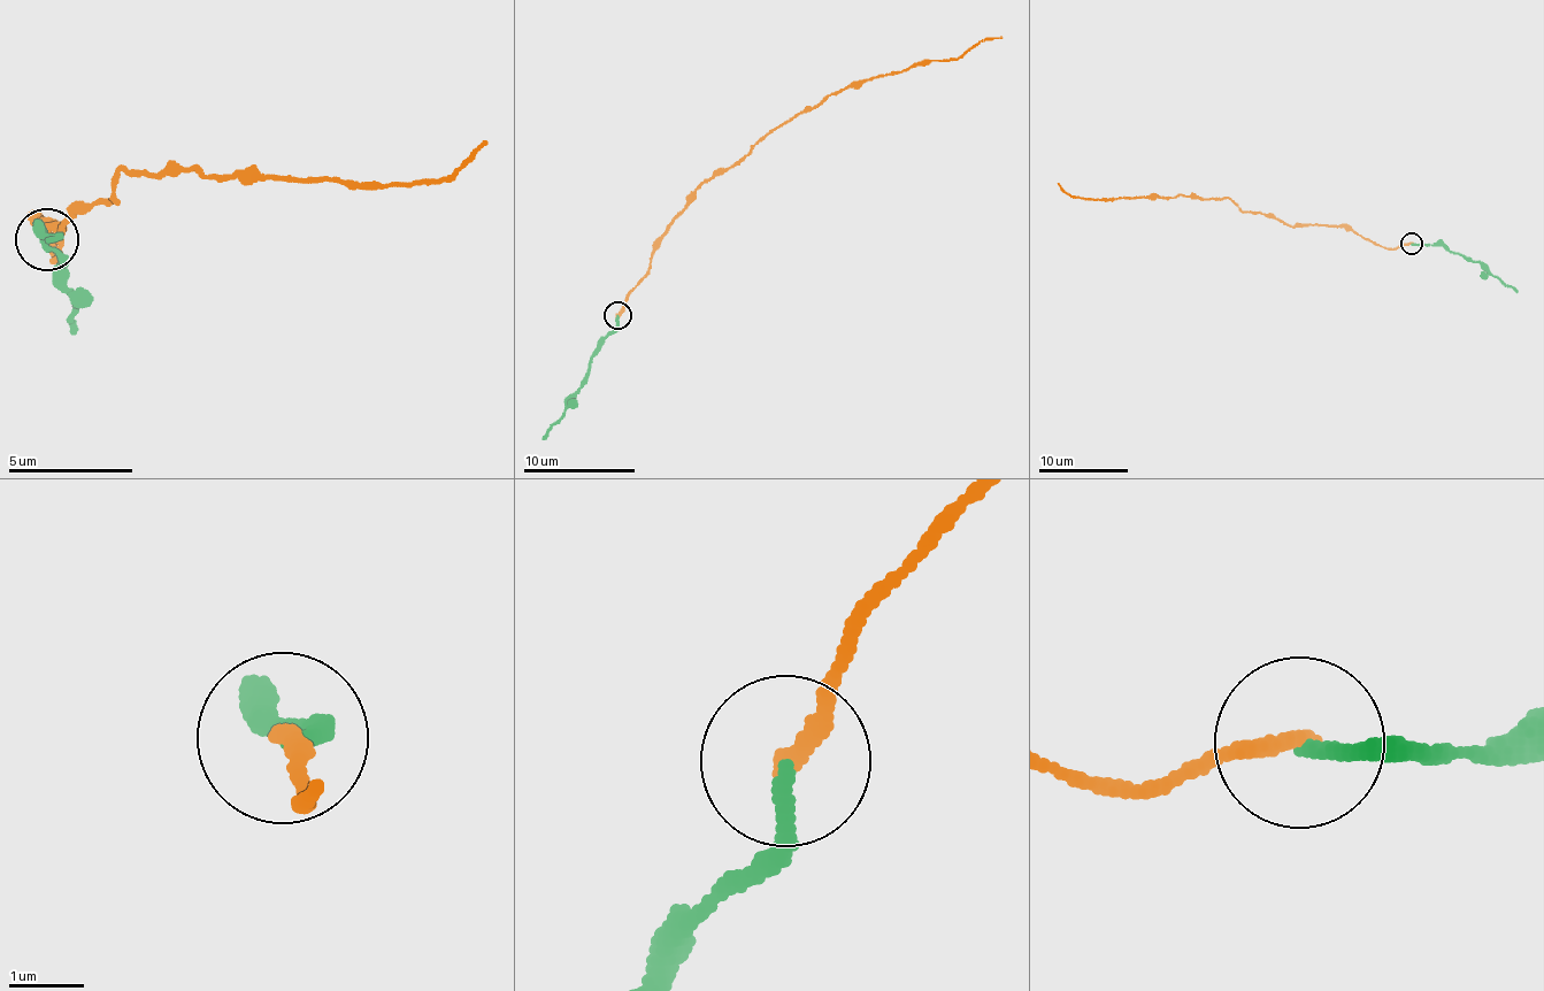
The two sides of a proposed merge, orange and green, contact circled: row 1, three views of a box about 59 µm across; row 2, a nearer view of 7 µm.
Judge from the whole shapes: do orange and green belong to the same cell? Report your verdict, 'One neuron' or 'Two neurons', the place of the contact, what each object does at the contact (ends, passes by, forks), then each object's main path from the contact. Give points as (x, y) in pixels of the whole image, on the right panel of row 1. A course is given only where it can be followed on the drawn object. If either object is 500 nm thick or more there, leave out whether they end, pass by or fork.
One neuron. Place: (1411, 244). At the ring orange ends. At the ring green ends. Course of orange: (1411, 244), (1387, 248), (1338, 225), (1288, 224), (1244, 212), (1230, 199), (1157, 196), (1084, 200), (1058, 182). Course of green: (1411, 244), (1437, 244), (1461, 253), (1518, 292)

